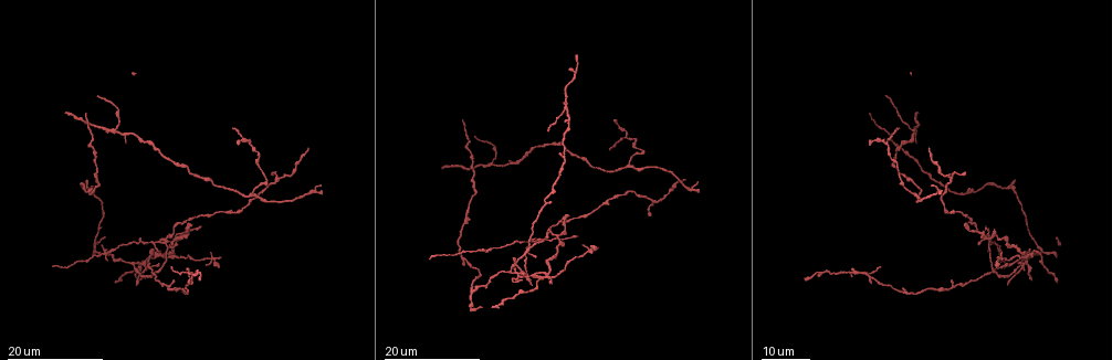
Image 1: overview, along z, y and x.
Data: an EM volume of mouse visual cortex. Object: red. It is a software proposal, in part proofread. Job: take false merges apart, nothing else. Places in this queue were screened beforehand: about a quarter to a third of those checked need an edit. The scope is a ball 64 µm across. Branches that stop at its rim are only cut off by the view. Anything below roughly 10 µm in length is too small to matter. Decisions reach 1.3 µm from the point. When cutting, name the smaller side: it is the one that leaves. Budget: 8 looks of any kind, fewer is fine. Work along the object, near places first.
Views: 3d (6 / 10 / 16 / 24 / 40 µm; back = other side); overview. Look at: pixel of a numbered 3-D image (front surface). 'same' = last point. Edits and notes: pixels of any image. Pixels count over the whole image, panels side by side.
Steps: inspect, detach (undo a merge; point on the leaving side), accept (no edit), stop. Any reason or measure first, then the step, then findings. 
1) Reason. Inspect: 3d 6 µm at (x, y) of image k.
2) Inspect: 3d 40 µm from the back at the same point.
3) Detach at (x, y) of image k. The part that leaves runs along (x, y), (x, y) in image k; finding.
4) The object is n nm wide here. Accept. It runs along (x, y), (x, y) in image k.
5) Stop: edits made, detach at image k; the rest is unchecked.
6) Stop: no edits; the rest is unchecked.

Looks like a crossing. Inspect: 3d 24 µm at (166, 241) of image 1.

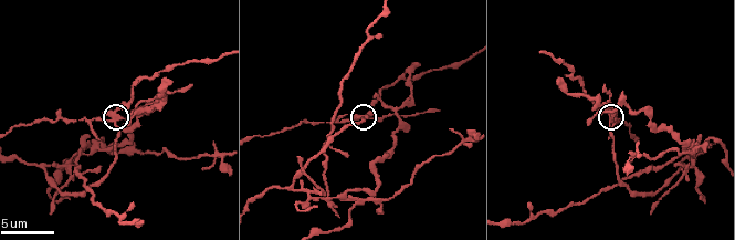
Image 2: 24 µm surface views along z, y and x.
Inspect: 3d 6 µm at (113, 119) of image 2.

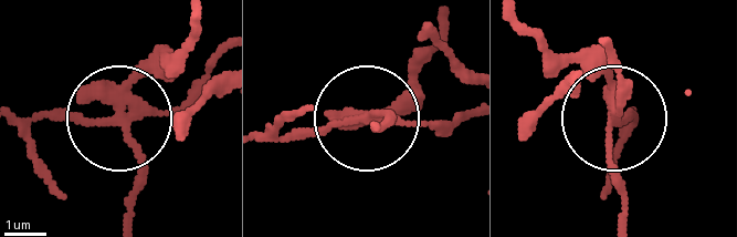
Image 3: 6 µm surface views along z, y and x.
5 arms meet here. Detach at (55, 113) of image 3. A second neuron is stuck on.

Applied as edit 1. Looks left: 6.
Inspect: overview.

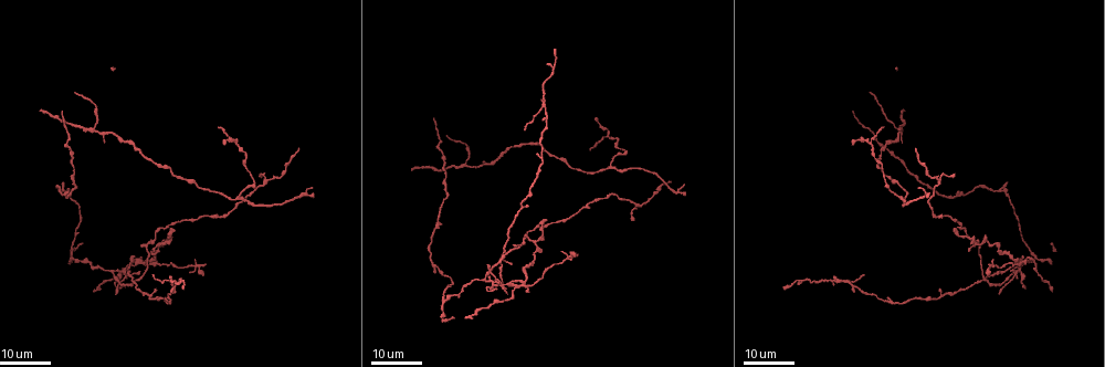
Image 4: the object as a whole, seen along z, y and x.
Thick turns thin. Inspect: 3d 24 µm at (119, 136) of image 4.

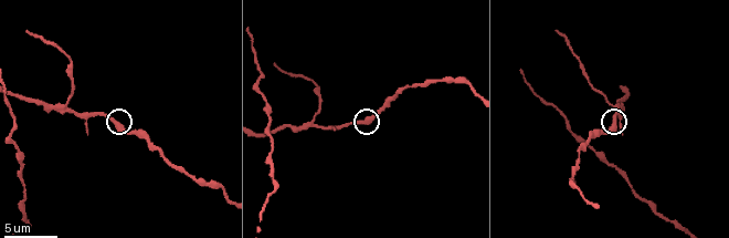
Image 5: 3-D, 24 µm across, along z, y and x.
Closer look. Inspect: 3d 10 µm at (115, 120) of image 5.

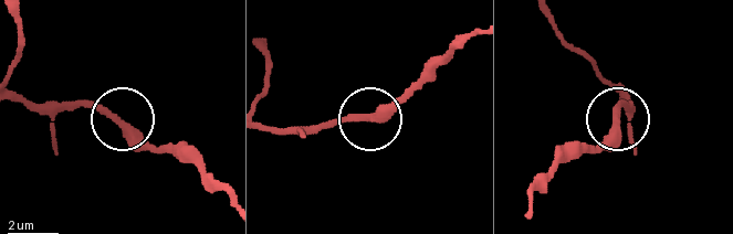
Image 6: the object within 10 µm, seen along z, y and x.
Accept. It runs along (226, 194), (200, 169), (156, 148), (124, 120), (70, 99) in image 6; all the same neuron.

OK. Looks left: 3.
A fork. Inspect: 3d 16 µm at (897, 195) of image 4.

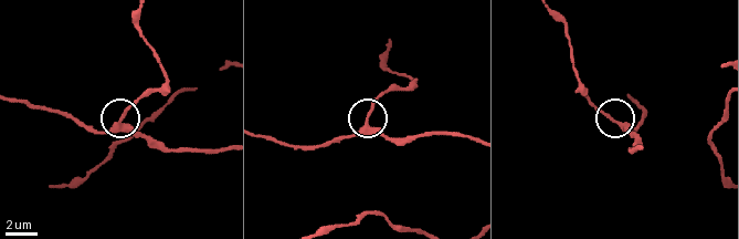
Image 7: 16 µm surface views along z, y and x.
Inspect: 3d 10 µm at (367, 123) of image 7.

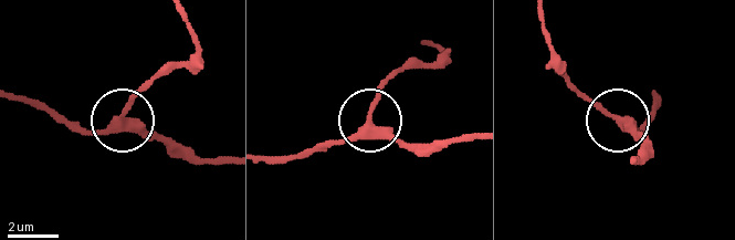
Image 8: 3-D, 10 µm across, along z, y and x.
The object is 280 nm wide here. Accept. One neuron here.

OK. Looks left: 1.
Stop: edits made, detach at image 3; the rest is unchecked.

